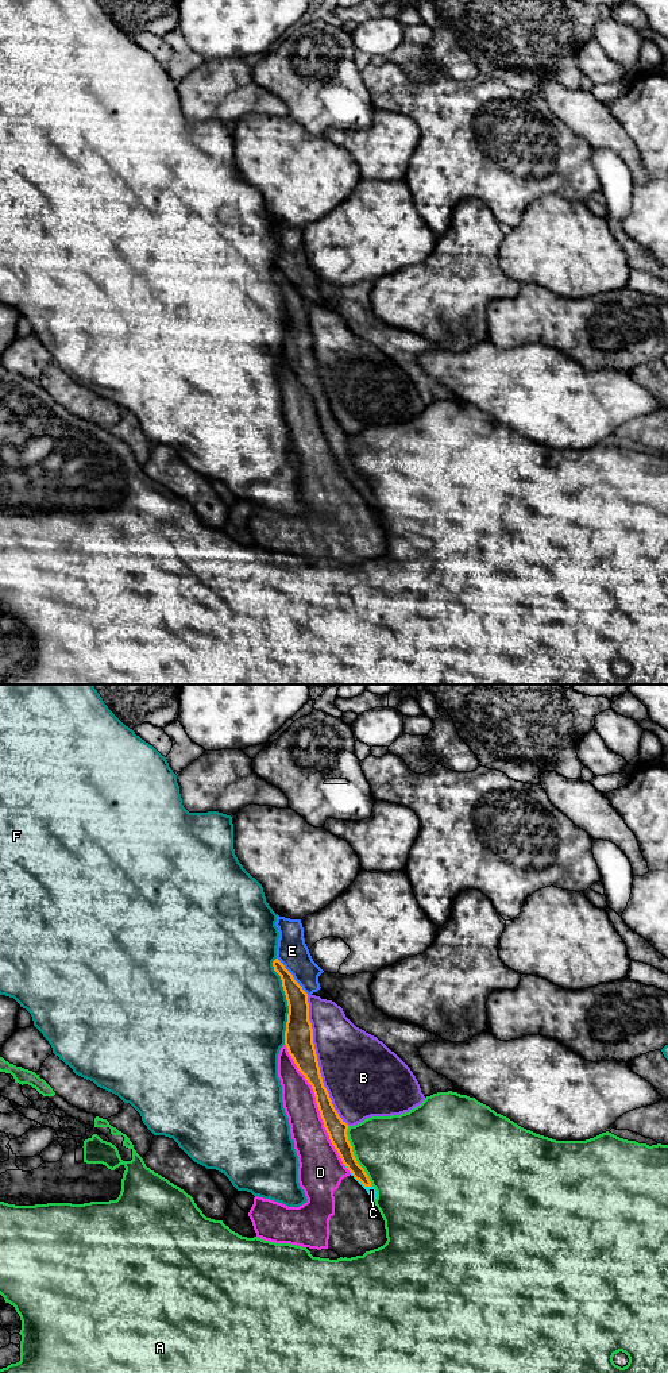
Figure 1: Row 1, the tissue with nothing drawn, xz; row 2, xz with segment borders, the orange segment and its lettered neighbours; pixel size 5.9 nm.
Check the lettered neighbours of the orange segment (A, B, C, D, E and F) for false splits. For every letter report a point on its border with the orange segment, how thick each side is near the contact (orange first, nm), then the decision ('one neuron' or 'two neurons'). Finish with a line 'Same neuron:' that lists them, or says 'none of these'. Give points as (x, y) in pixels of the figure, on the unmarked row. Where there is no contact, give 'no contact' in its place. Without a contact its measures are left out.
A: meets orange in xz at (354, 465); 120 nm thick on the orange side, 440 nm on the other; two neurons
B: meets orange in xz at (316, 369); 180 nm thick on the orange side, 440 nm on the other; two neurons
C: meets orange in xz at (360, 490); 90 nm thick on the orange side, 50 nm on the other; one neuron
D: meets orange in xz at (317, 413); 120 nm thick on the orange side, 220 nm on the other; two neurons
E: meets orange in xz at (292, 285); 130 nm thick on the orange side, 190 nm on the other; two neurons
F: meets orange in xz at (286, 308); 180 nm thick on the orange side, 500 nm on the other; two neurons
Same neuron: C

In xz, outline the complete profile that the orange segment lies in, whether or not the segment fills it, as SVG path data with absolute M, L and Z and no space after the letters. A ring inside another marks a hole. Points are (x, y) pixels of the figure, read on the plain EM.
M278 267L273 270L273 275L281 285L289 315L285 340L285 354L287 360L298 379L305 385L313 397L324 436L343 473L350 479L351 485L367 500L370 506L375 509L377 500L371 494L364 478L358 473L352 455L348 450L348 433L339 425L323 392L313 352L313 338L309 329L308 302Z

